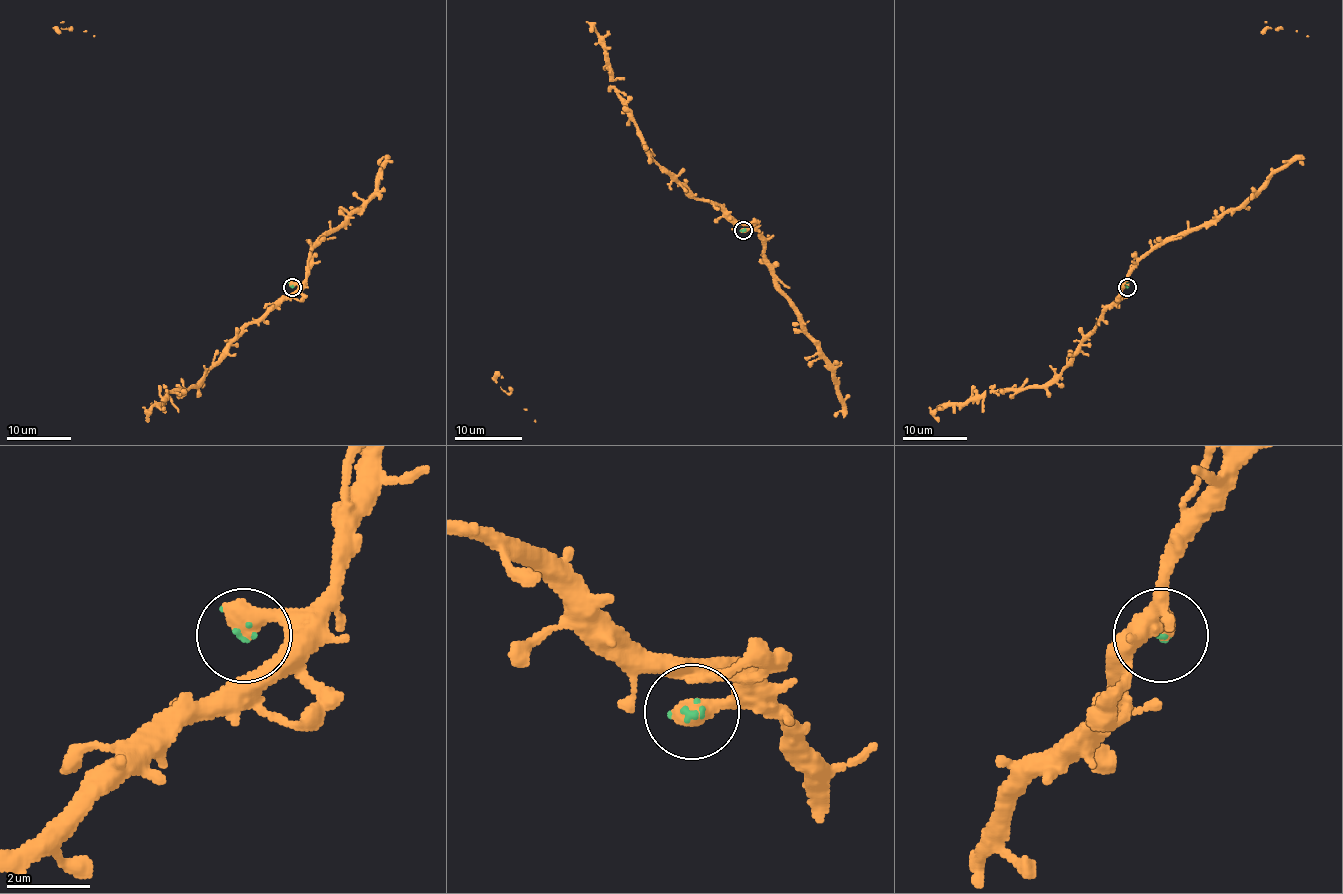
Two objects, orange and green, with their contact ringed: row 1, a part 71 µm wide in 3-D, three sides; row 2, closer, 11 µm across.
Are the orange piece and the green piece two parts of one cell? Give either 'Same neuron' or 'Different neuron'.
Same neuron

